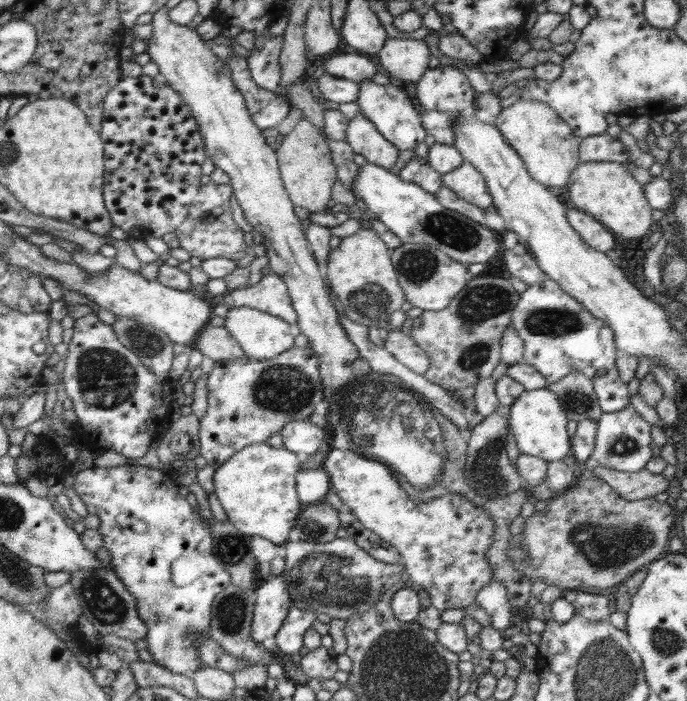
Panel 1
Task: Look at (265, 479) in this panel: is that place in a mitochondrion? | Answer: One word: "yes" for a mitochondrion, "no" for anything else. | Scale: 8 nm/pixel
no

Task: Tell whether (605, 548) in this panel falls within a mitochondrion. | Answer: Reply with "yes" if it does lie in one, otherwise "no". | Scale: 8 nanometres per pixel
yes

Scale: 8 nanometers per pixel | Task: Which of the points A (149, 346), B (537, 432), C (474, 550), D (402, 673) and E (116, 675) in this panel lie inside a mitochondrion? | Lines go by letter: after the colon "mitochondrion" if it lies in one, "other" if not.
A: mitochondrion
B: other
C: other
D: mitochondrion
E: other

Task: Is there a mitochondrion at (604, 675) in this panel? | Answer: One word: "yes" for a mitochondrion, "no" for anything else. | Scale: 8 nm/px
yes

